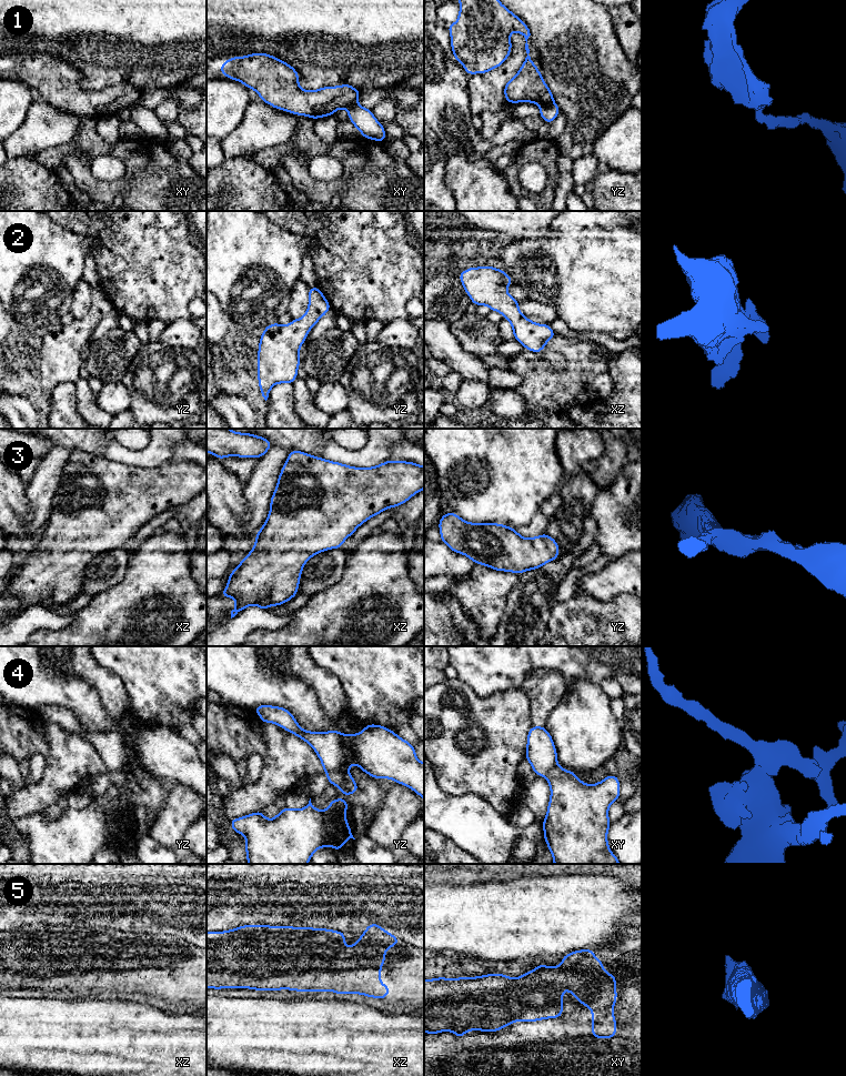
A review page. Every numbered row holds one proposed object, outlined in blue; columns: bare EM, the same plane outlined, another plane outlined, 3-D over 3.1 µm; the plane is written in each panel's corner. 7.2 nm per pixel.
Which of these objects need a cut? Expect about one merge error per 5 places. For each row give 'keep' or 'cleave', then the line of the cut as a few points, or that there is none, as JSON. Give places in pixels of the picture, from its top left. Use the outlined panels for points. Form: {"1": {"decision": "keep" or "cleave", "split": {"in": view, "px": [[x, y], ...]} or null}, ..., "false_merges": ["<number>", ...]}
{"1": {"decision": "cleave", "split": {"in": "yz", "px": [[553, 101], [540, 106]]}}, "2": {"decision": "keep", "split": null}, "3": {"decision": "keep", "split": null}, "4": {"decision": "cleave", "split": {"in": "yz", "px": [[328, 771], [339, 771], [343, 775], [350, 794]]}}, "5": {"decision": "keep", "split": null}, "false_merges": ["1", "4"]}

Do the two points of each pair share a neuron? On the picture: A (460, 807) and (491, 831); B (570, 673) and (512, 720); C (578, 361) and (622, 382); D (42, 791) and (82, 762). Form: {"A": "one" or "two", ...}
{"A": "one", "B": "two", "C": "two", "D": "one"}

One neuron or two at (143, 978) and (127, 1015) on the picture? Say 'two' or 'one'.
two

